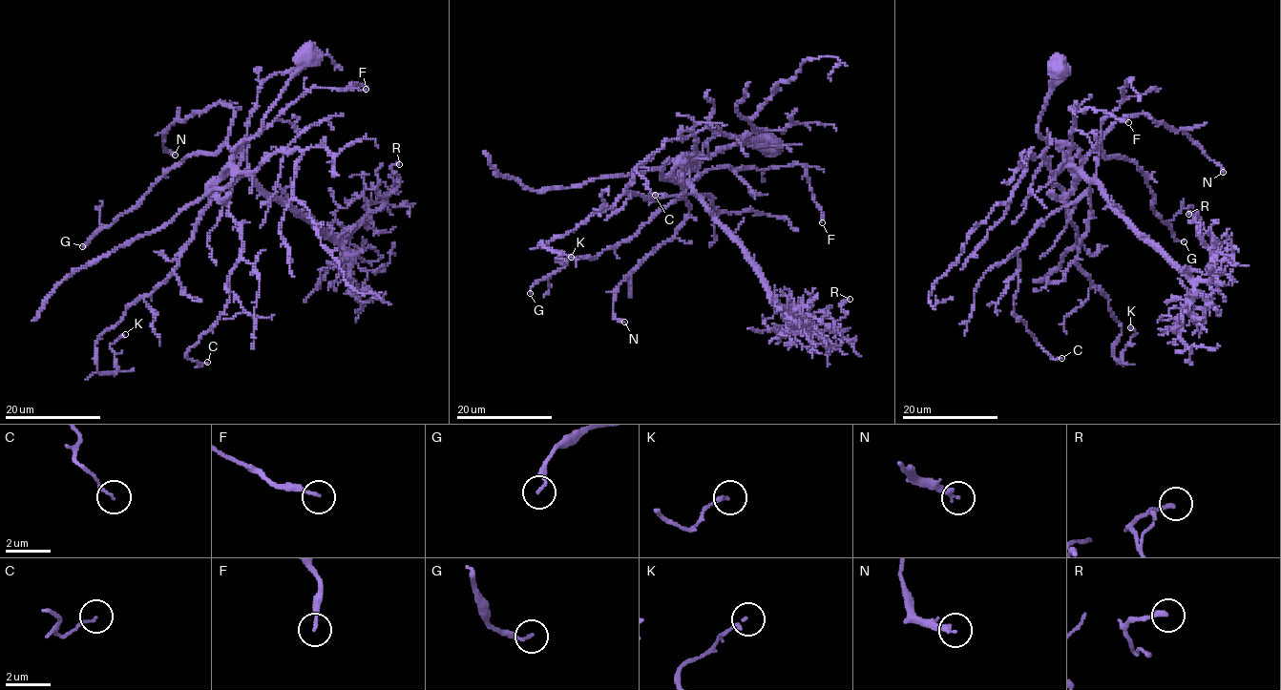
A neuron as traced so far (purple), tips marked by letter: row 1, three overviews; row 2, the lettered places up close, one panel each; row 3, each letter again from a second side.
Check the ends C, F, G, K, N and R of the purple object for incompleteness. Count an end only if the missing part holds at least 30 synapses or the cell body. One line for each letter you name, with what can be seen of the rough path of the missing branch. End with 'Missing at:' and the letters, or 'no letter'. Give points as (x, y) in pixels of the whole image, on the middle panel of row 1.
Missing at: no letter

